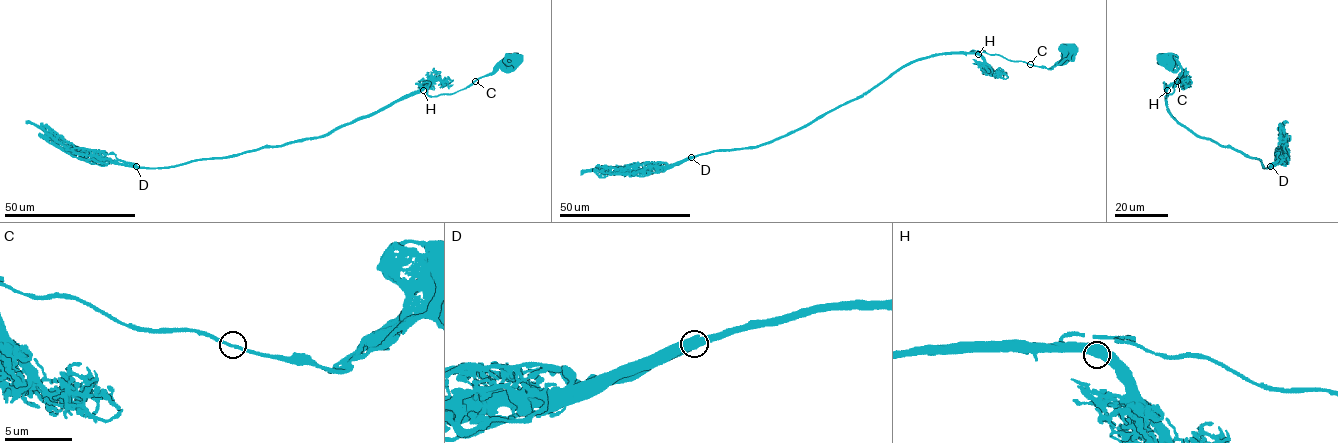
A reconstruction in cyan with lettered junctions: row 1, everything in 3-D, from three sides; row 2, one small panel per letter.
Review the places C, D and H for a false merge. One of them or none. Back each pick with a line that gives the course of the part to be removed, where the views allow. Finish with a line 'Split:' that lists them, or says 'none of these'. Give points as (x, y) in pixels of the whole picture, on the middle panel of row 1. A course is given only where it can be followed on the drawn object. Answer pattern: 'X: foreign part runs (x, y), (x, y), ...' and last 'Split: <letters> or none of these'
D: foreign part runs (690, 157), (665, 167), (587, 171), (580, 175)
Split: D

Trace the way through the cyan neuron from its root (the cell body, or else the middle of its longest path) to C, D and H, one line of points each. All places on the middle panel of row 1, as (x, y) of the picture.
C: (1072, 48), (1050, 69), (1030, 64)
D: (1072, 48), (1050, 69), (984, 51), (935, 53), (898, 68), (862, 94), (783, 135), (755, 146), (690, 157)
H: (1072, 48), (1050, 69), (1012, 61), (984, 51), (971, 51), (978, 54)

